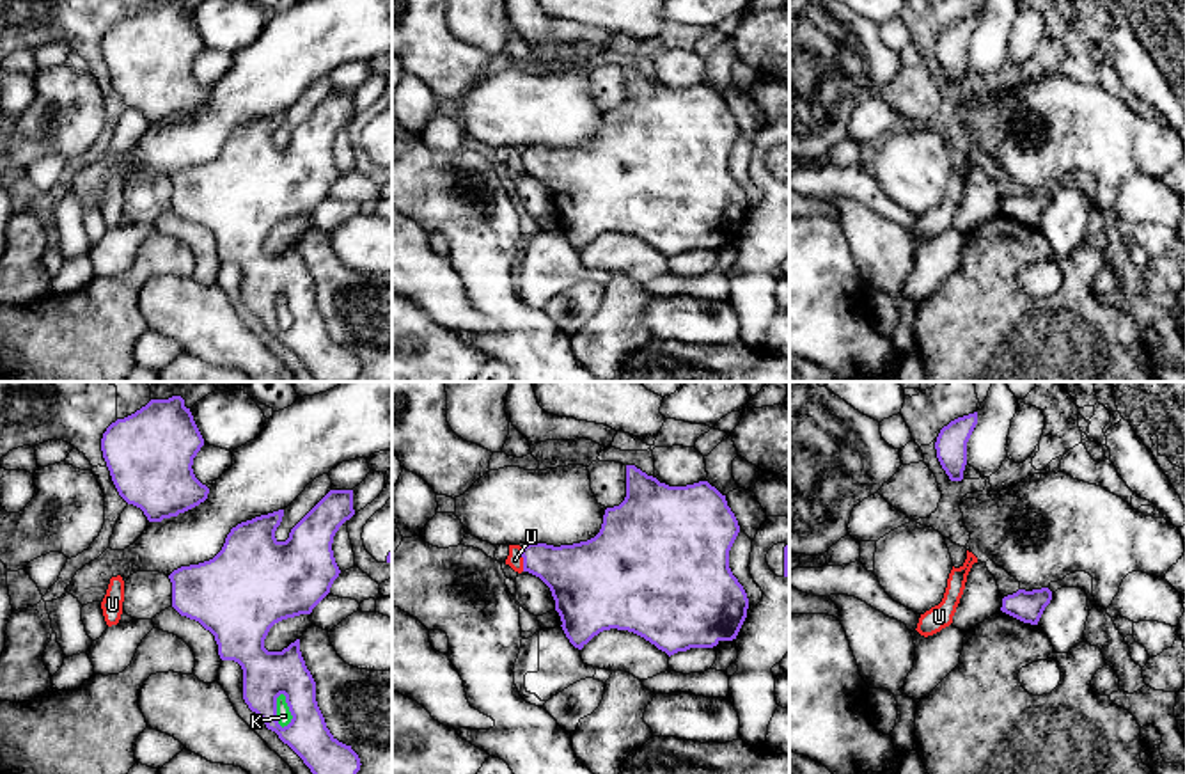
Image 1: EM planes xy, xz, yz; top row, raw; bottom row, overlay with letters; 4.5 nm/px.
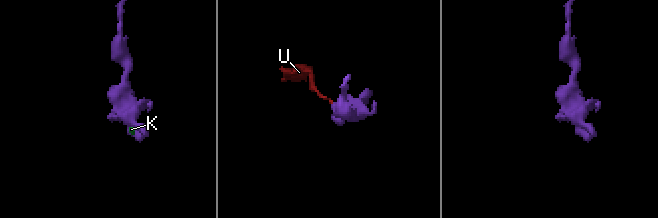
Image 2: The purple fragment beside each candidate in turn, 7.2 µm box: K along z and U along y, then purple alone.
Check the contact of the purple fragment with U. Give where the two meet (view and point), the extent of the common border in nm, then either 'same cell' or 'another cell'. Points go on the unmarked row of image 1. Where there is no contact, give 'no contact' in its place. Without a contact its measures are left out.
meets purple in xz at (524, 162); contact 110 nm long; another cell

